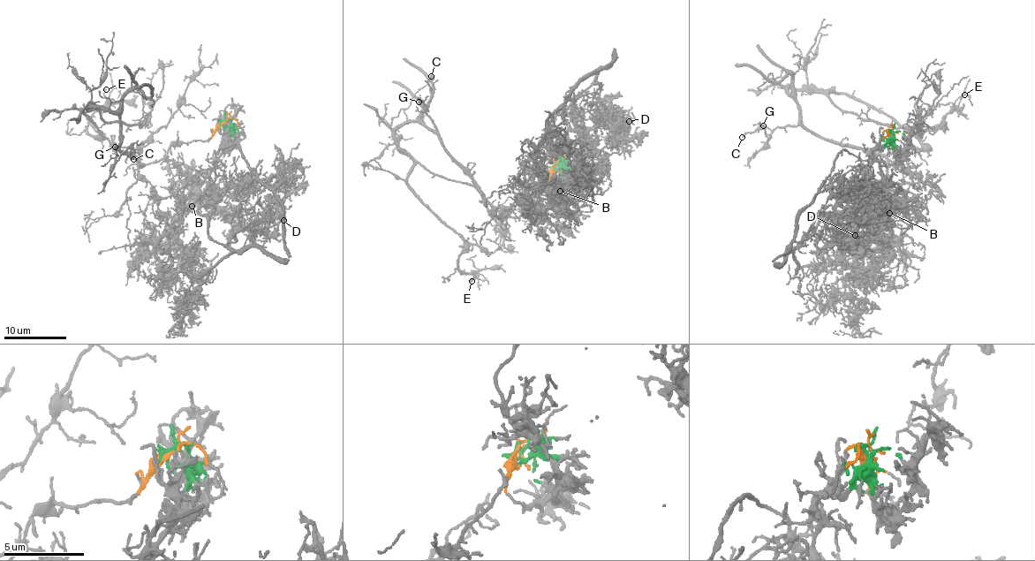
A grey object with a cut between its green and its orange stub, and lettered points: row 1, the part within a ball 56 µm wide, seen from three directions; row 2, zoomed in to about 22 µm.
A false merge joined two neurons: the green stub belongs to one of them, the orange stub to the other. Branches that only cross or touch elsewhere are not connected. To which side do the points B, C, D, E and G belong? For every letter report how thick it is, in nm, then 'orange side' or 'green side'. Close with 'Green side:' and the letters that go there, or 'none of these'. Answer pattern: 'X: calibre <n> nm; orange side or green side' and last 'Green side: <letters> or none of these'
B: calibre 180 nm; green side
C: calibre 110 nm; orange side
D: calibre 120 nm; green side
E: calibre 150 nm; orange side
G: calibre 130 nm; orange side
Green side: B, D

